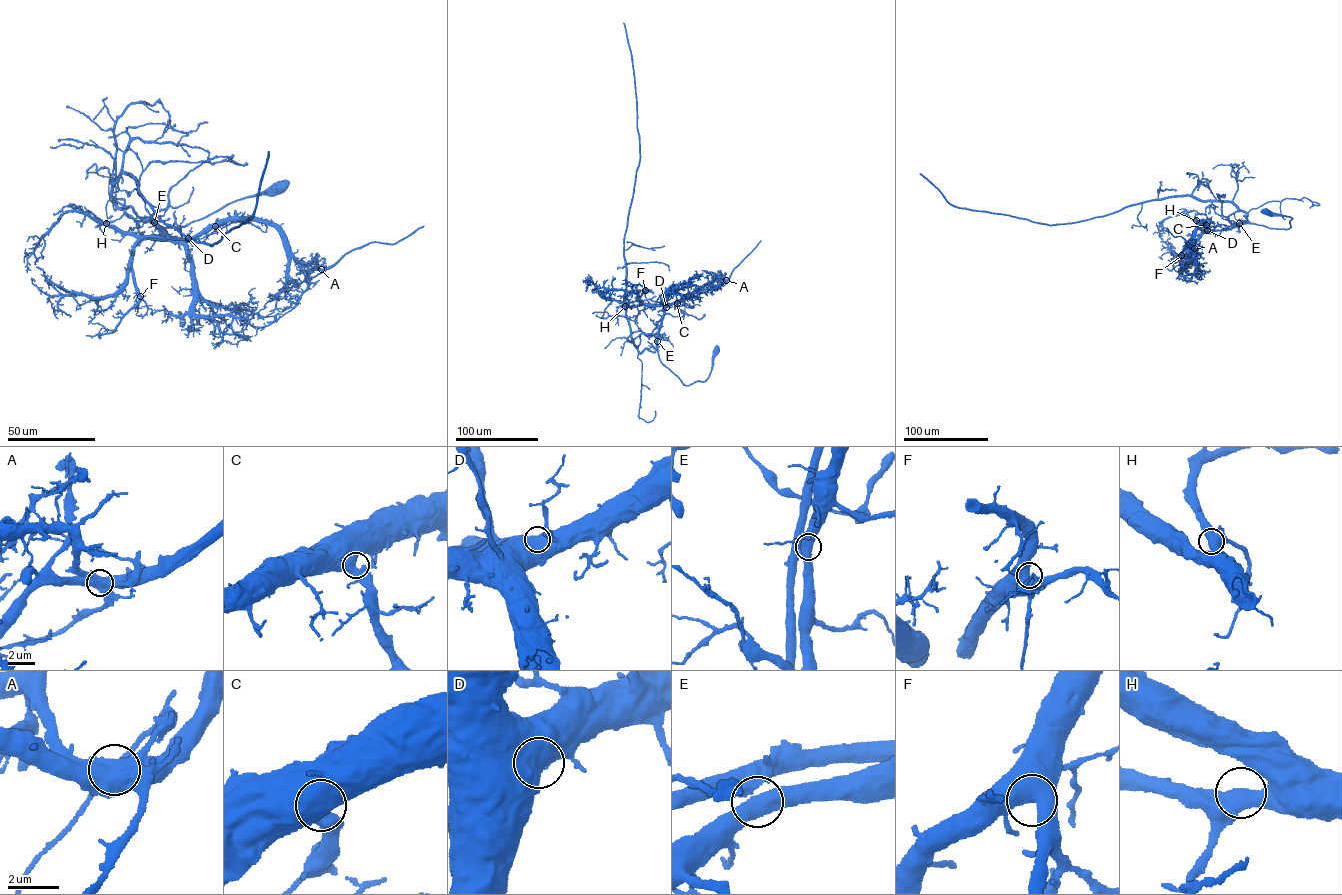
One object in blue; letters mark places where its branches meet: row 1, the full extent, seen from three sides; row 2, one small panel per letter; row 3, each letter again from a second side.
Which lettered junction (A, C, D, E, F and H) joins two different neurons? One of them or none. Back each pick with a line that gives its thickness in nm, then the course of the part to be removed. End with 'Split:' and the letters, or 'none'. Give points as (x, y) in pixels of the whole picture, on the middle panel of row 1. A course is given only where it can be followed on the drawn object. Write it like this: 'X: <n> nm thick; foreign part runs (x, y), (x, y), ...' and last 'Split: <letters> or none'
A: 550 nm thick; foreign part runs (726, 280), (760, 240)
Split: A

